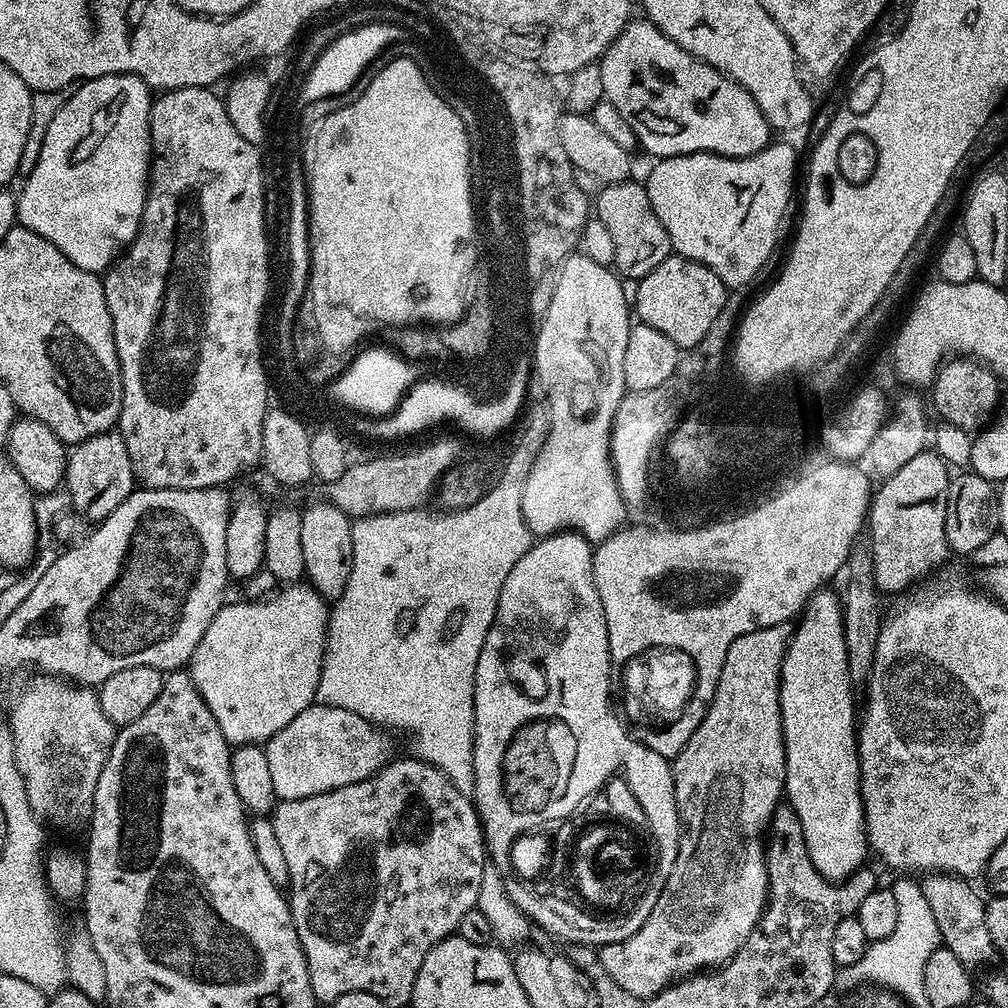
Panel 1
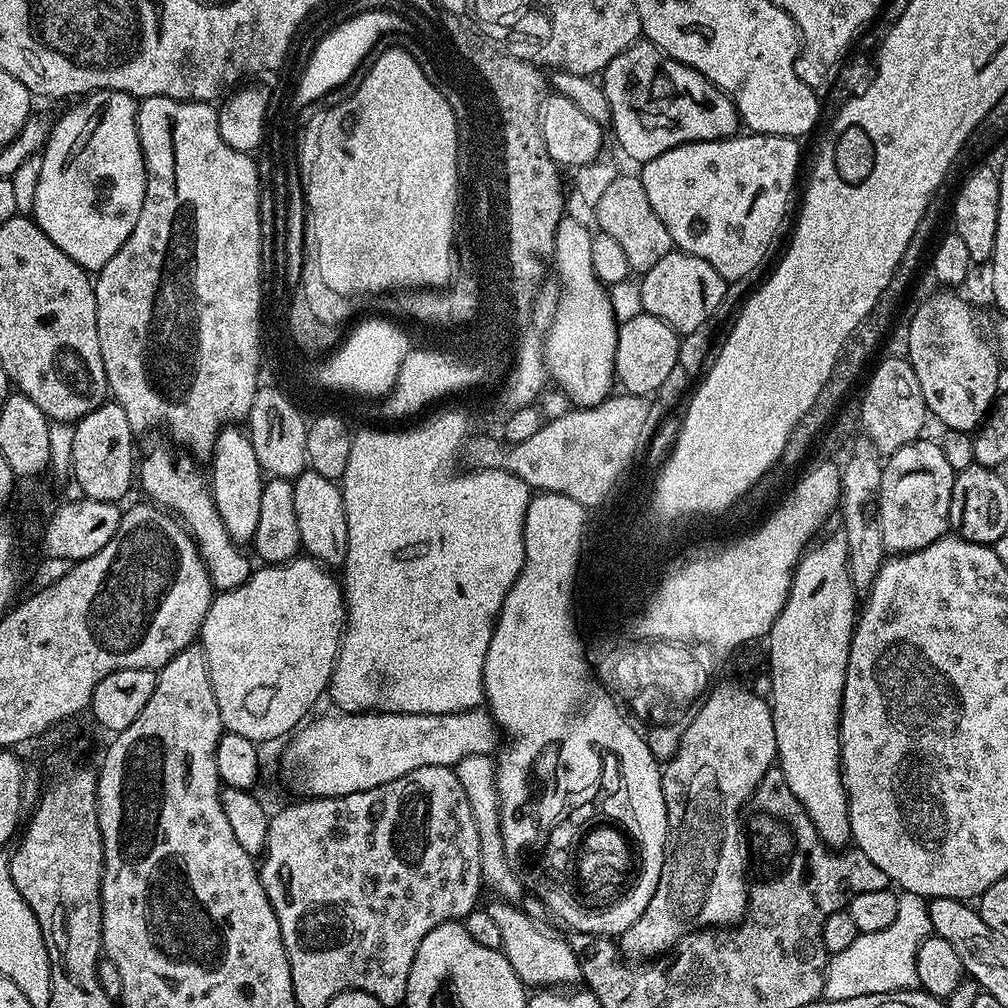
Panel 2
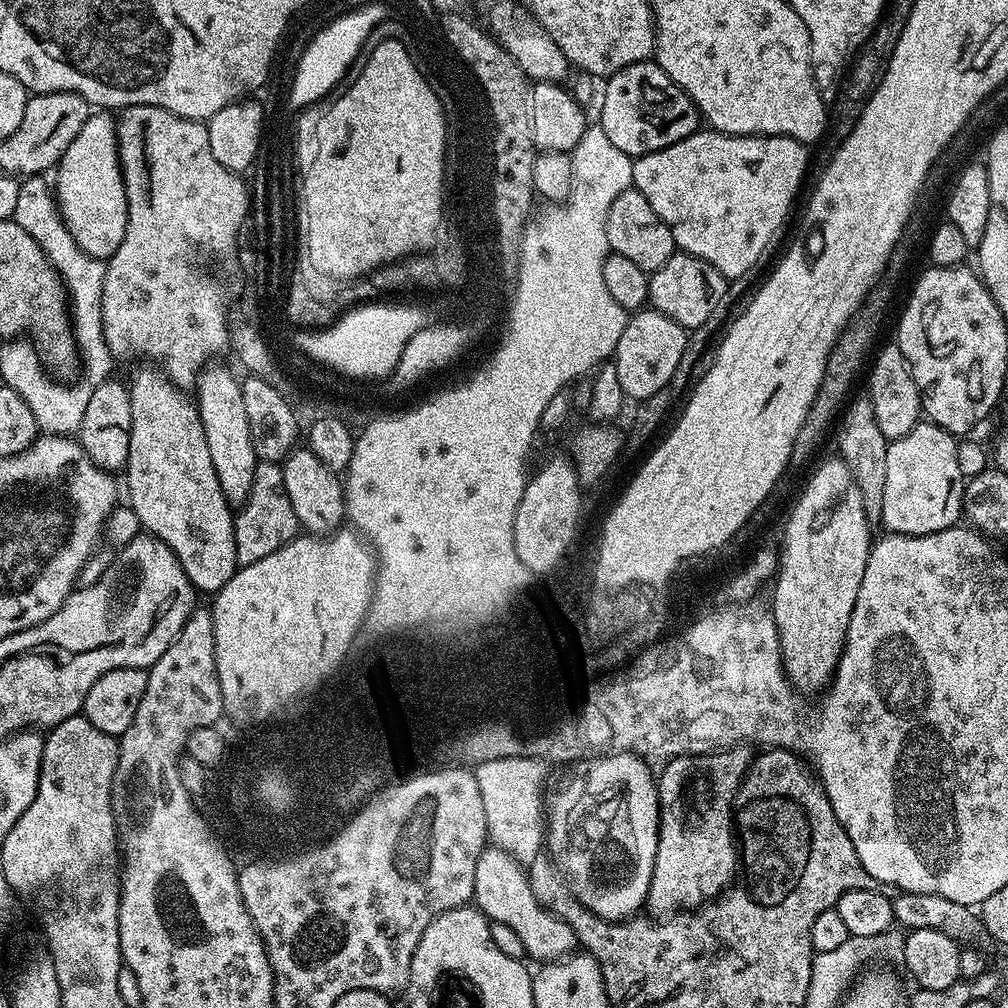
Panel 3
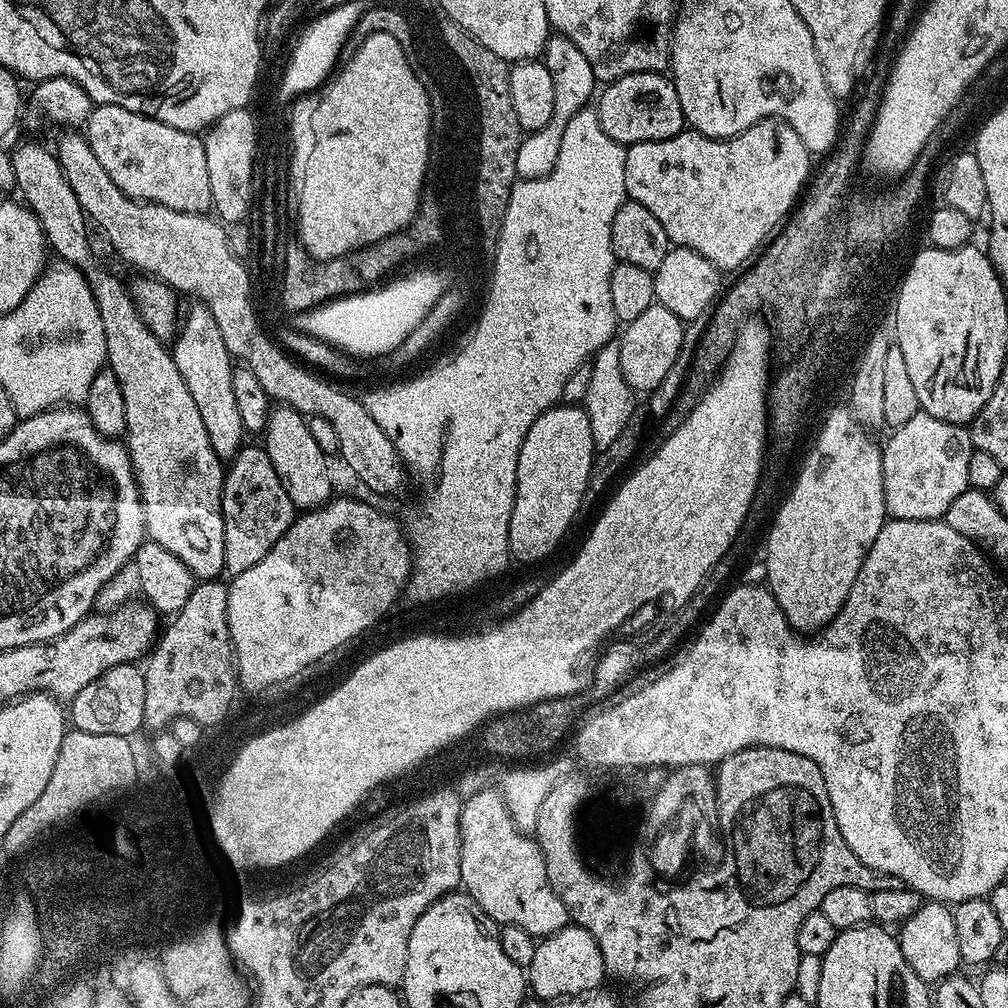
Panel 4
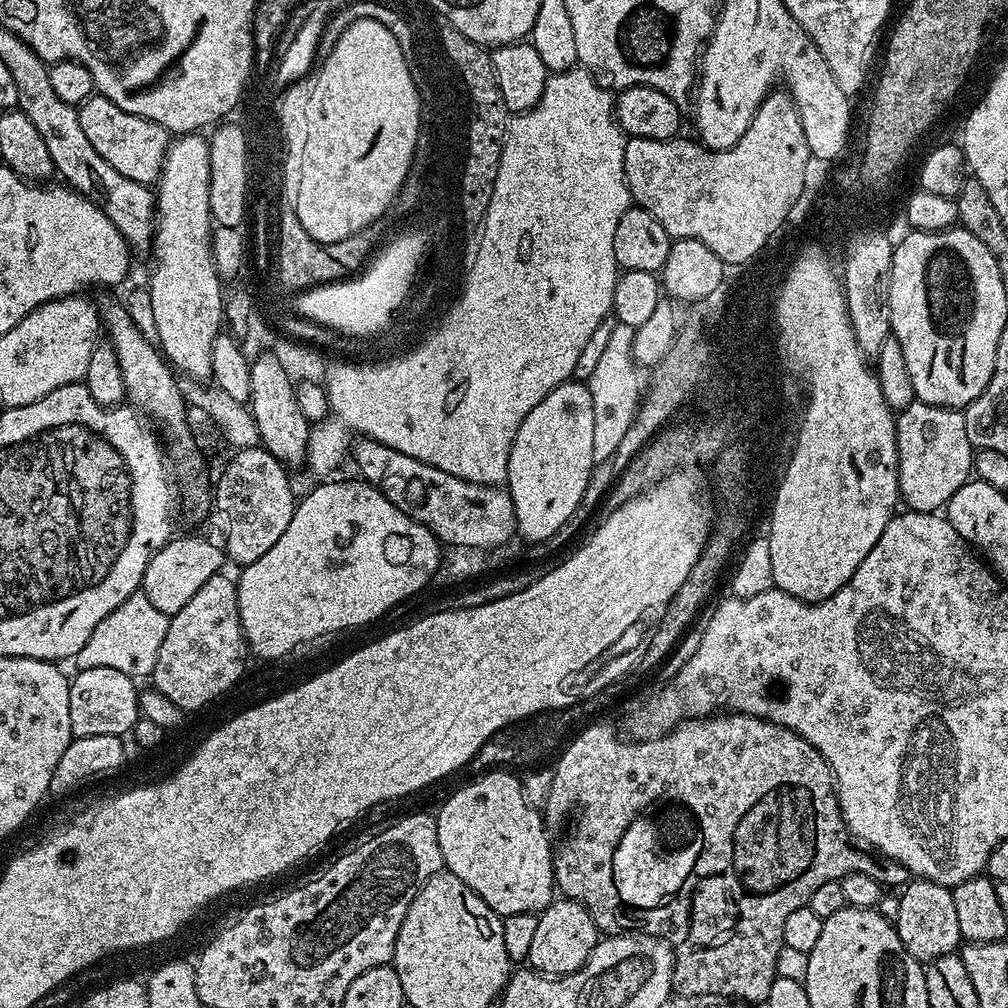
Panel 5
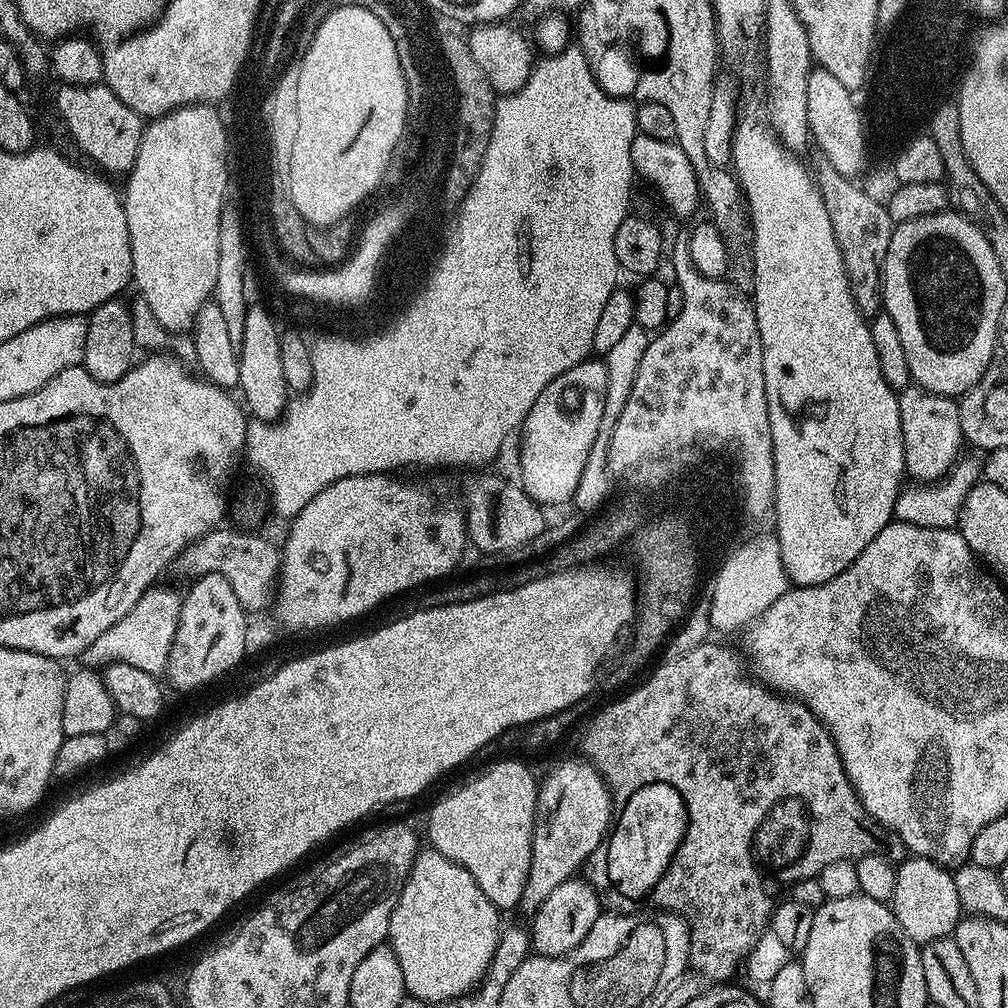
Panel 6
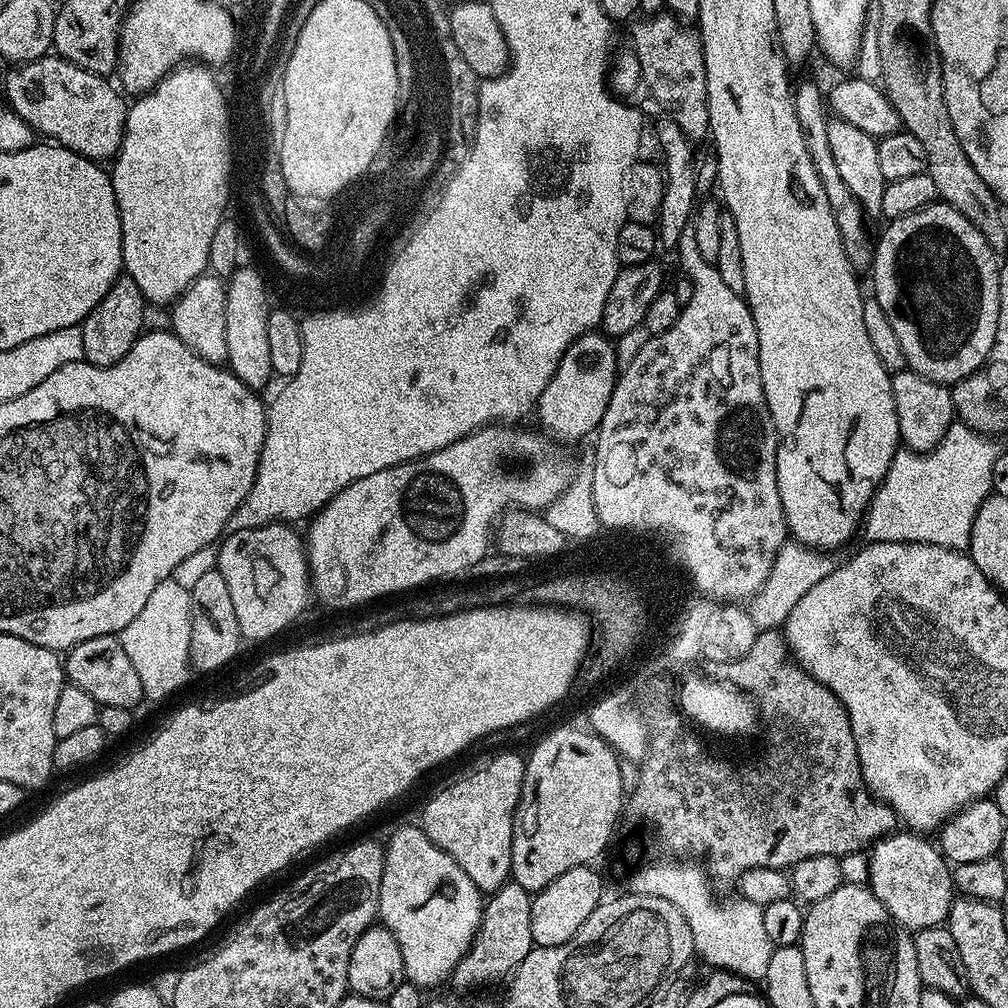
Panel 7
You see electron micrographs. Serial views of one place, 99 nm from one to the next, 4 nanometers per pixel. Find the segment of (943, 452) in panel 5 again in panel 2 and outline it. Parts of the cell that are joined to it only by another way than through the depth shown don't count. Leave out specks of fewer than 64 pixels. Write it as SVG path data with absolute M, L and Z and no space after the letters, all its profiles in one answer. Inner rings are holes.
M928 439L910 442L883 461L879 516L882 542L892 554L922 550L949 531L950 494L956 471L946 462L939 443Z

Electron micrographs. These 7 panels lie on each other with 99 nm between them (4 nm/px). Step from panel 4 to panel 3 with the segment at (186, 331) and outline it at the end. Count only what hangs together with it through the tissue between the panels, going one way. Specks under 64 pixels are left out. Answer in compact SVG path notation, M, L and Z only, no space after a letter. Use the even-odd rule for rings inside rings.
M216 362L205 367L200 373L194 389L194 403L200 412L202 430L206 434L206 446L210 446L214 474L218 474L222 494L232 506L247 504L258 463L254 446L250 442L250 422L246 418L246 406L240 386L241 381L236 380L235 374L230 369L223 368L220 362Z

